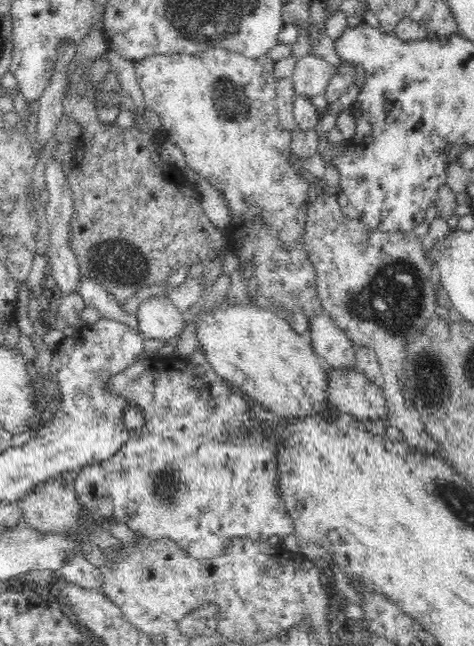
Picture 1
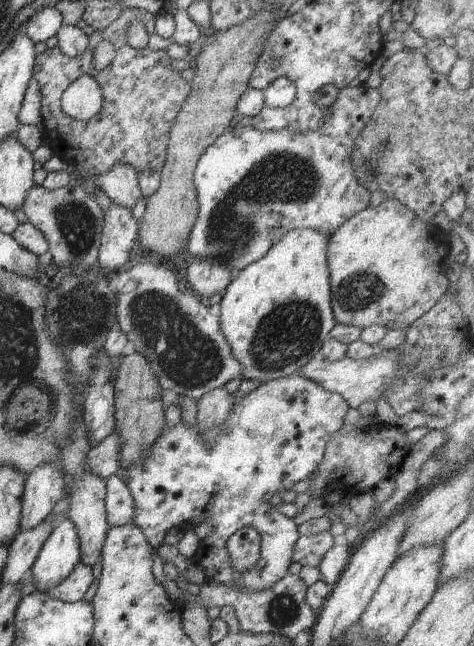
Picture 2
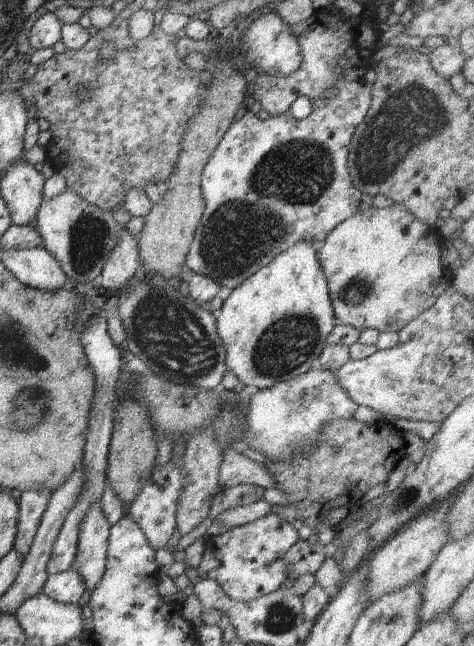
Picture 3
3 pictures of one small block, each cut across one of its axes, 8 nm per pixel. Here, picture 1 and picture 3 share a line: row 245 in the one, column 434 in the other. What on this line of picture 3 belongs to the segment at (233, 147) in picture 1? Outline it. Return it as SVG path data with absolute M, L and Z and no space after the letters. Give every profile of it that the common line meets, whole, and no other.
M398 203L381 209L372 206L336 226L317 253L337 323L353 326L359 333L366 329L399 333L412 319L434 306L436 300L450 288L450 280L442 280L444 268L440 260L439 239L440 235L434 228L414 218Z

